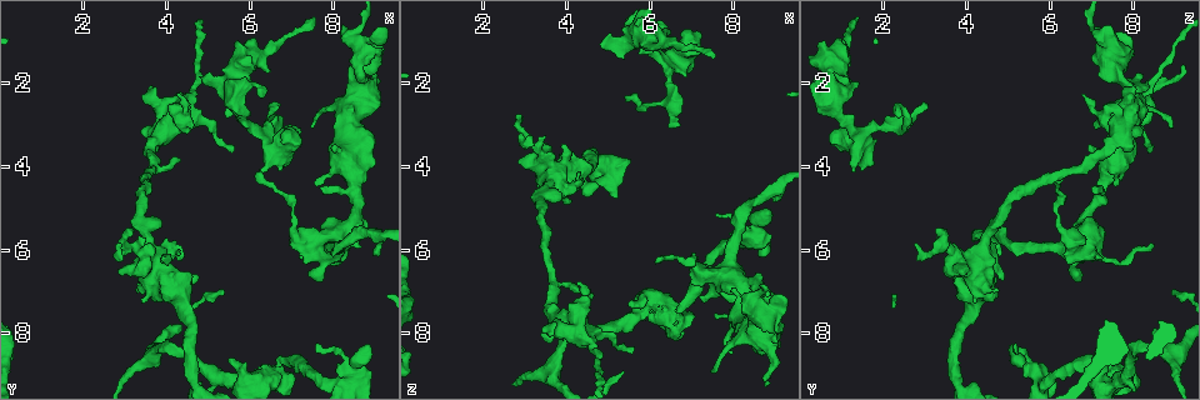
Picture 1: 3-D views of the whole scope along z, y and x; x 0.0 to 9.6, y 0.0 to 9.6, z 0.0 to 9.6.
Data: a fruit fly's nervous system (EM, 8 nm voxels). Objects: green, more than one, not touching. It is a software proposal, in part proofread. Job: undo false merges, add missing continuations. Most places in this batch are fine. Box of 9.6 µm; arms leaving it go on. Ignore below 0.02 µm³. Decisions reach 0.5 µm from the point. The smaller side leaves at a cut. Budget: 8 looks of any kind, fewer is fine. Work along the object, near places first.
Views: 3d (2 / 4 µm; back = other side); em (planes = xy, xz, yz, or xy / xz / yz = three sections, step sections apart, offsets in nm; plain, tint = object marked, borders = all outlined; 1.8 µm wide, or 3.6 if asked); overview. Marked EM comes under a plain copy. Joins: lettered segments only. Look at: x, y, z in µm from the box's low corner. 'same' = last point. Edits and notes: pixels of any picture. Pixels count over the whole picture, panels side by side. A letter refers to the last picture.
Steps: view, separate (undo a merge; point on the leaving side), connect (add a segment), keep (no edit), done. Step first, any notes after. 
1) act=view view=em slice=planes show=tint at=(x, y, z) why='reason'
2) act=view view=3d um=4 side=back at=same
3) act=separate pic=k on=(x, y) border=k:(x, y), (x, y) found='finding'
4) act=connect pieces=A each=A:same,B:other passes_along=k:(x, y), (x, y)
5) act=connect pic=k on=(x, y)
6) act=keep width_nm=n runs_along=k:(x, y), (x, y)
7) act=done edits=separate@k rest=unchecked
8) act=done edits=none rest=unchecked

act=view view=em slice=planes show=borders at=(9.00, 0.70, 7.10)

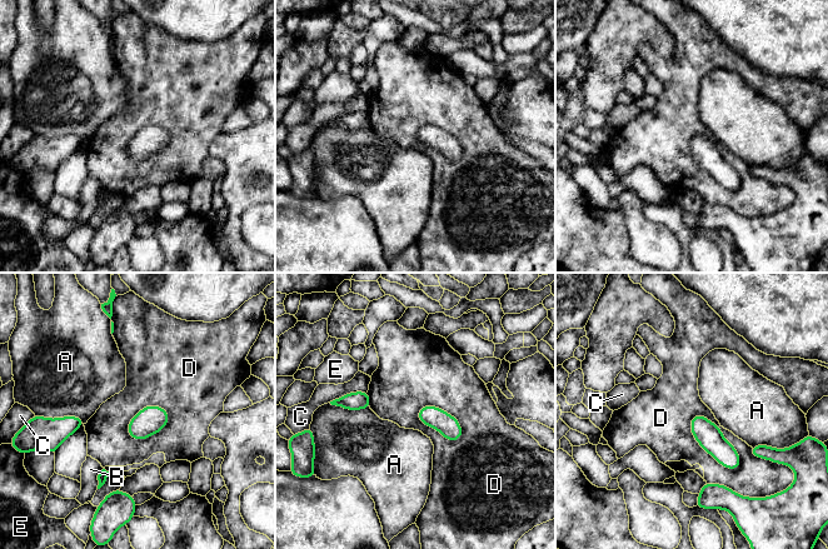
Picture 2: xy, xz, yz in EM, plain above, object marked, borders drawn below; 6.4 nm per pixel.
act=keep longest_contact=D:460nm each=A:other,B:other,C:other,D:other,E:other border=2:(694, 414), (693, 438), (736, 470) found='none of them fits'

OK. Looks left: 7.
act=view view=em slice=planes show=tint at=(4.55, 2.45, 8.20) why='sudden change in width'

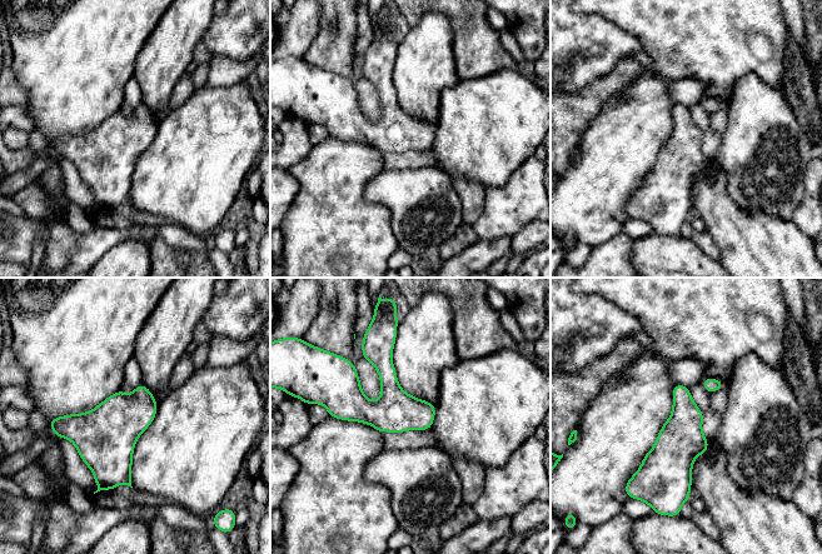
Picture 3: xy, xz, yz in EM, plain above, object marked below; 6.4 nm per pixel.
act=view view=em slice=planes show=borders at=same

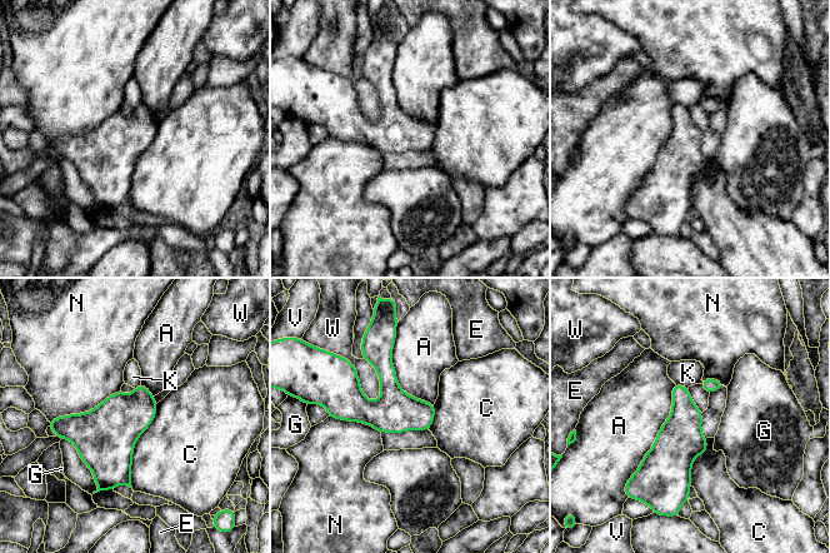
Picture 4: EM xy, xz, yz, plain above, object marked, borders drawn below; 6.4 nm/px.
act=keep each=A:other,C:other,E:other,G:other,K:other,N:other,V:other,W:other border=4:(675, 384), (670, 416), (628, 478) found='all the same neuron'

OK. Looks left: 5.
act=view view=em slice=planes show=borders at=(5.90, 9.00, 7.25) why='two arms at a narrow angle'

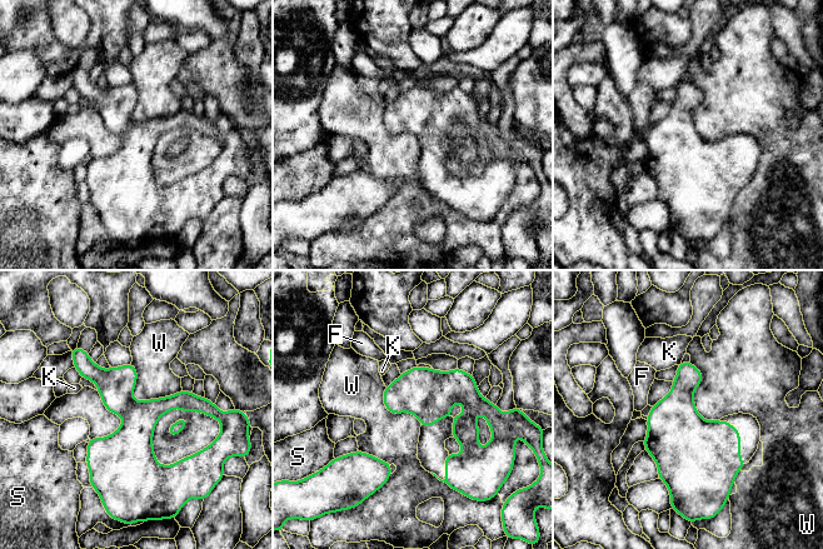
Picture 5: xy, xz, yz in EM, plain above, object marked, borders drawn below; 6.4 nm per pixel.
act=keep width_nm=220 longest_contact=W:380nm each=F:other,K:other,S:other,W:other found='continuous, no second neuron'

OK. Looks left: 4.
act=done edits=none rest=unchecked

